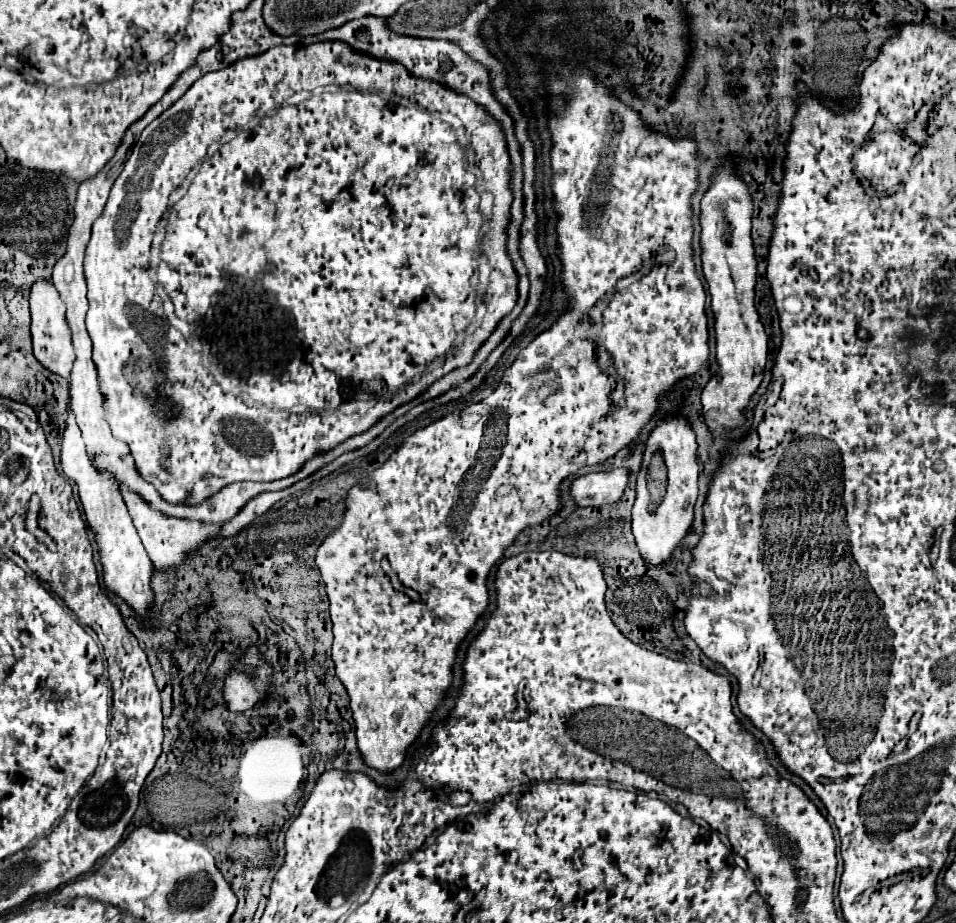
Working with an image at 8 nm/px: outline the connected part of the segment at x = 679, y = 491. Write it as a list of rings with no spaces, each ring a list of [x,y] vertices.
[[[668,418],[660,422],[646,442],[644,460],[648,462],[652,456],[660,456],[668,470],[668,490],[664,502],[658,506],[656,512],[648,510],[650,494],[646,488],[646,470],[638,474],[638,494],[636,504],[632,508],[632,534],[636,538],[638,552],[642,560],[650,566],[668,564],[676,546],[688,534],[692,520],[694,520],[694,504],[698,500],[698,462],[696,462],[696,436],[684,418]]]

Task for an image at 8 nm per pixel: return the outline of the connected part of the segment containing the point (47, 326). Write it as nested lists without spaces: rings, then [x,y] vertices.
[[[38,280],[32,286],[30,310],[32,310],[32,354],[44,368],[48,368],[50,372],[60,374],[62,378],[68,380],[72,362],[74,362],[74,350],[72,350],[70,330],[68,330],[68,322],[66,322],[66,308],[52,282]]]

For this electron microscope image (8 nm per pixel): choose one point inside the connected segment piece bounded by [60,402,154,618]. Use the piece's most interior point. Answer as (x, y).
(127, 569)

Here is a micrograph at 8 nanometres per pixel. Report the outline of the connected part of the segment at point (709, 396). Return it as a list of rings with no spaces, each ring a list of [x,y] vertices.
[[[728,166],[714,174],[712,188],[702,198],[702,272],[712,296],[712,310],[716,316],[716,362],[718,374],[702,390],[702,412],[710,432],[718,428],[734,430],[746,422],[746,406],[758,390],[766,360],[768,338],[754,308],[756,258],[750,238],[752,228],[752,200],[744,182],[728,170]]]

